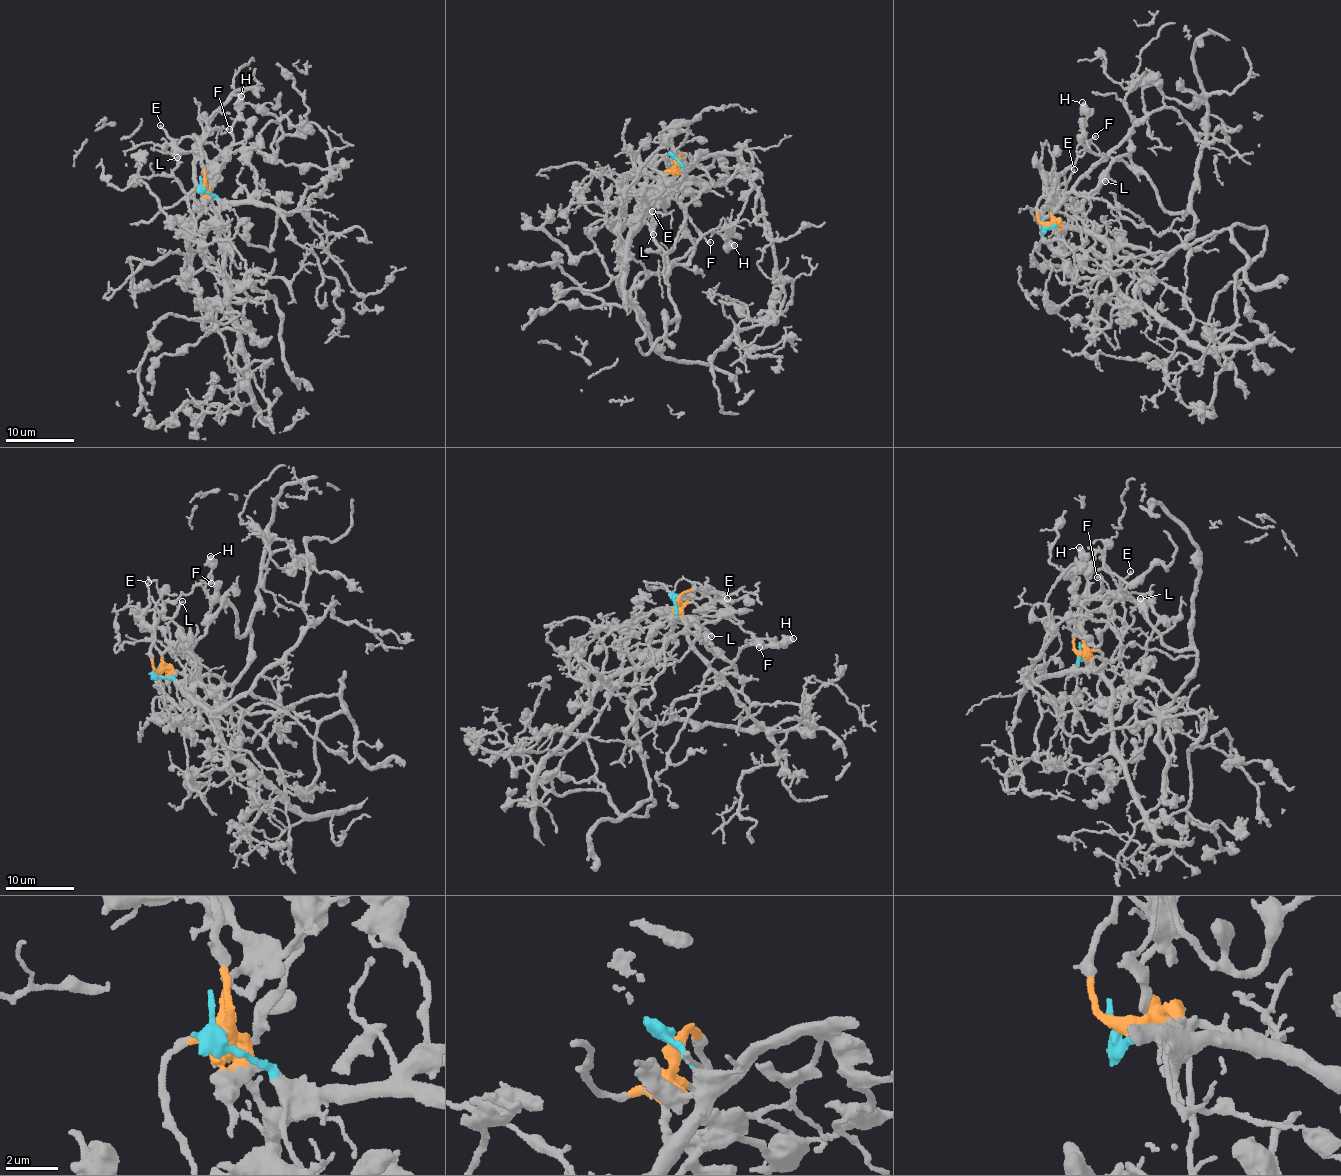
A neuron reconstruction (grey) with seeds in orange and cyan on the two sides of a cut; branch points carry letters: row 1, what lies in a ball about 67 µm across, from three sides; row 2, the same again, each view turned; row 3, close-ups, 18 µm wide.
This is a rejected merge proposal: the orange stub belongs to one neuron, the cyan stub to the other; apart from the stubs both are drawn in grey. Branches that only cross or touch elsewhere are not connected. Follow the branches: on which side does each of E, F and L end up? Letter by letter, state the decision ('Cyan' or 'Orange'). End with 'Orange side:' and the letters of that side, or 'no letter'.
E: Orange
F: Orange
L: Orange
Orange side: E, F, L

